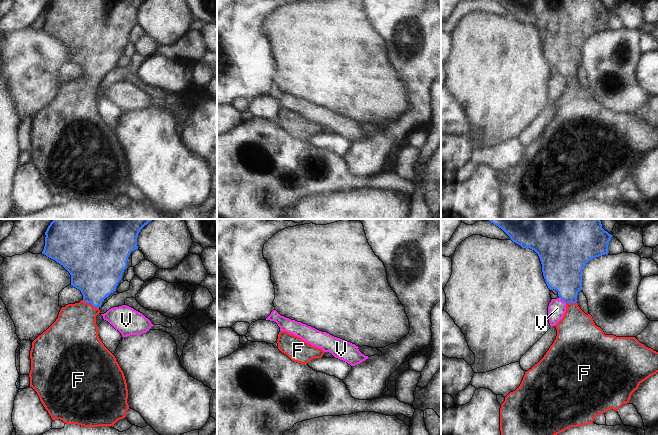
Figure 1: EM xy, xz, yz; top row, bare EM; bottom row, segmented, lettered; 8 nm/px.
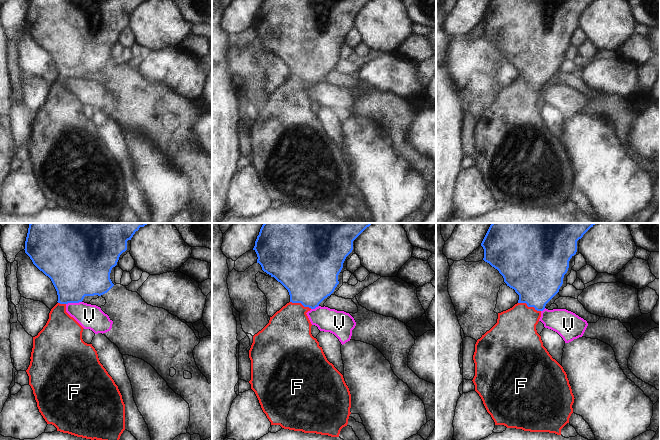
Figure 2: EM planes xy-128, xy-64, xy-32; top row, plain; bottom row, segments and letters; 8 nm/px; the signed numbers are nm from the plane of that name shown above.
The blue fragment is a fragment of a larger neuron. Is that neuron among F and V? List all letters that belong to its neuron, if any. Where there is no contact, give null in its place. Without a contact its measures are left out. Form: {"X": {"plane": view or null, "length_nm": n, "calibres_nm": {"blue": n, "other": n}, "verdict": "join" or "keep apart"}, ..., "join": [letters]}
{"F": {"plane": "xy", "length_nm": 150, "calibres_nm": {"blue": 400, "other": 340}, "verdict": "join"}, "V": {"plane": "yz", "length_nm": 80, "calibres_nm": {"blue": 320, "other": 140}, "verdict": "keep apart"}, "join": ["F"]}

